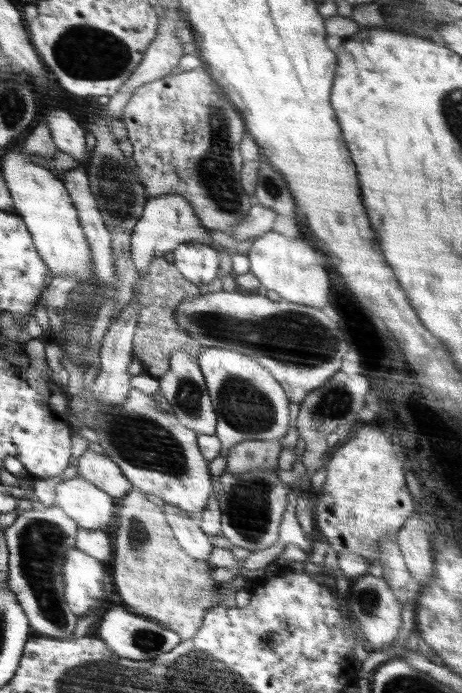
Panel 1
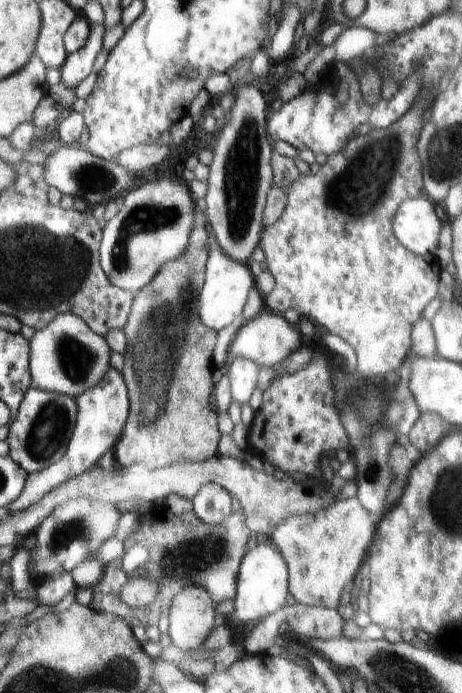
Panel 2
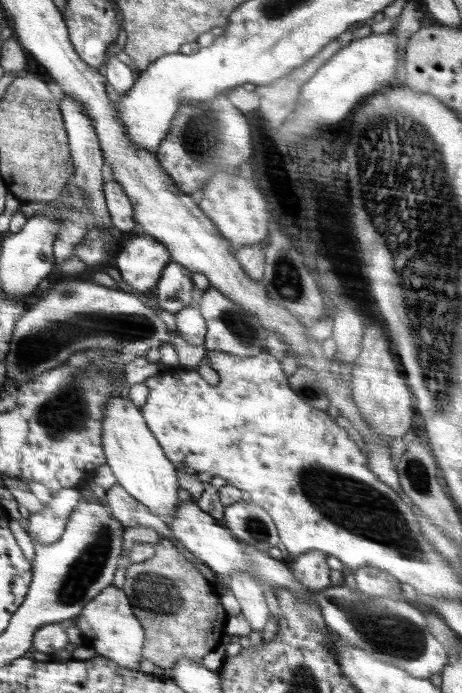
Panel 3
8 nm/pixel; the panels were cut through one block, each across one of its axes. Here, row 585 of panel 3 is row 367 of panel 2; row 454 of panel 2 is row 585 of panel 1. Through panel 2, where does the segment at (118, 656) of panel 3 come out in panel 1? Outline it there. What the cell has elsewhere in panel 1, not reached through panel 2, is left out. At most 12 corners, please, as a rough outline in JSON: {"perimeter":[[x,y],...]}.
{"perimeter":[[71,548],[63,562],[67,605],[77,617],[104,604],[103,561]]}

